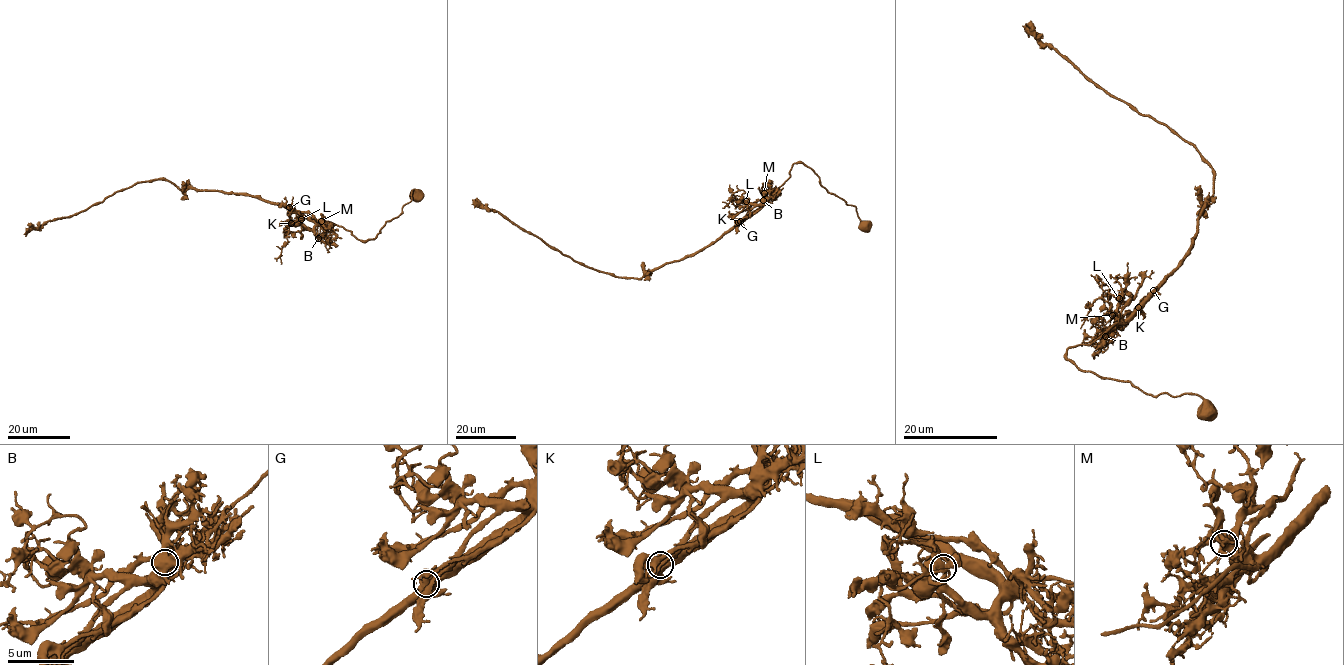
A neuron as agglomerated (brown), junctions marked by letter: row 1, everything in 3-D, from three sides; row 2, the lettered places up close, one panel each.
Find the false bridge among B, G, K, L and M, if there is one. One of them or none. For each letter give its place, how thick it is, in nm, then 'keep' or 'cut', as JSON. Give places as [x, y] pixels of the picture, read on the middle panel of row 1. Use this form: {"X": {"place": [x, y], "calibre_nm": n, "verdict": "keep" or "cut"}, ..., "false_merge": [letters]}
{"B": {"place": [763, 200], "calibre_nm": 480, "verdict": "keep"}, "G": {"place": [738, 222], "calibre_nm": 480, "verdict": "keep"}, "K": {"place": [740, 221], "calibre_nm": 400, "verdict": "keep"}, "L": {"place": [746, 201], "calibre_nm": 480, "verdict": "cut"}, "M": {"place": [764, 193], "calibre_nm": 460, "verdict": "keep"}, "false_merge": ["L"]}

